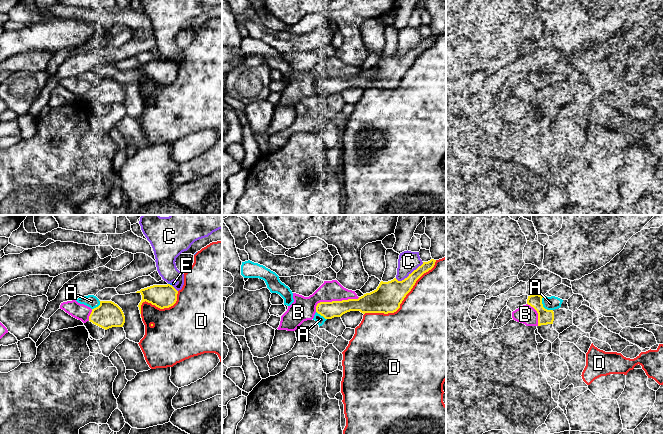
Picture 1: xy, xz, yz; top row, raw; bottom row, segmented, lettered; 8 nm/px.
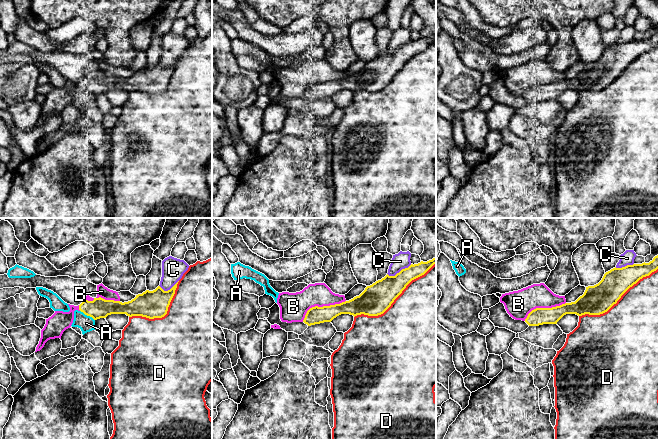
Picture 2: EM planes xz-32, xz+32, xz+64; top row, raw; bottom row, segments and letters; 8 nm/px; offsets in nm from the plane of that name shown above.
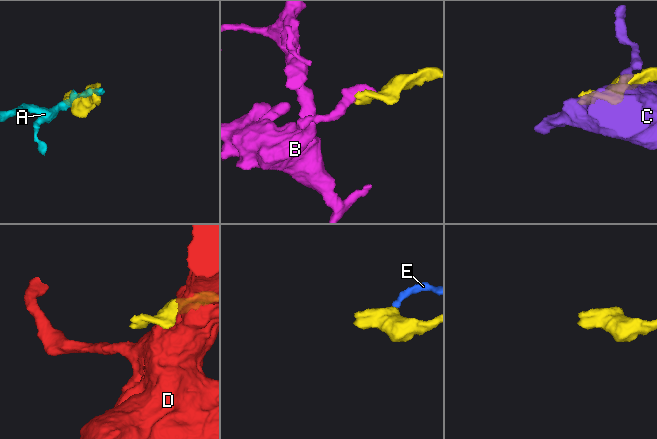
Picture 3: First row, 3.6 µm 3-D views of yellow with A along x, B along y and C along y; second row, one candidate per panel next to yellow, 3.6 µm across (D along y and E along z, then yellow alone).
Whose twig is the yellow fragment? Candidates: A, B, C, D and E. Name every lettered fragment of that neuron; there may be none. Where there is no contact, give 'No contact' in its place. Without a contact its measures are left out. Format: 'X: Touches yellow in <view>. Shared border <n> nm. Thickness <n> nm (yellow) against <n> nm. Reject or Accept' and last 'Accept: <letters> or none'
A: Touches yellow in yz. Shared border 150 nm. Thickness 120 nm (yellow) against 110 nm. Reject
B: Touches yellow in xz. Shared border 380 nm. Thickness 140 nm (yellow) against 190 nm. Reject
C: Touches yellow in xz. Shared border 260 nm. Thickness 240 nm (yellow) against 170 nm. Reject
D: Touches yellow in xz. Shared border 750 nm. Thickness 240 nm (yellow) against 500 nm. Reject
E: Touches yellow in xy. Shared border 50 nm. Thickness 190 nm (yellow) against 30 nm. Reject
Accept: none

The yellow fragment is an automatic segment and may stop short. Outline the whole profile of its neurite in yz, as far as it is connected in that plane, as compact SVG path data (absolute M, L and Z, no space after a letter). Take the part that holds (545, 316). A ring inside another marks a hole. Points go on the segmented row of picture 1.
M522 295L520 297L510 297L507 306L513 312L523 305L530 305L538 313L538 326L553 324L554 321L554 312L553 310L547 310L543 307L542 304L542 295Z

